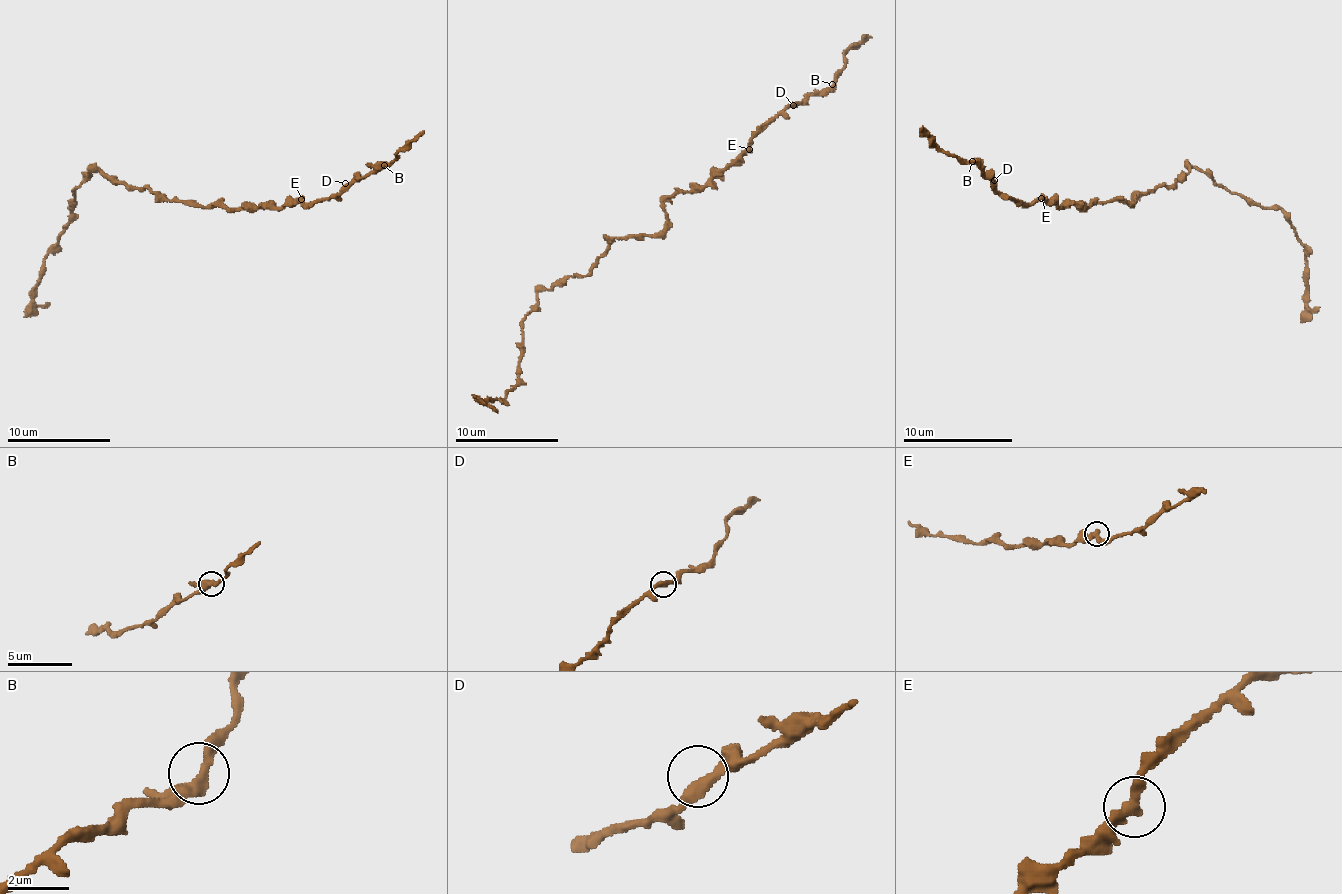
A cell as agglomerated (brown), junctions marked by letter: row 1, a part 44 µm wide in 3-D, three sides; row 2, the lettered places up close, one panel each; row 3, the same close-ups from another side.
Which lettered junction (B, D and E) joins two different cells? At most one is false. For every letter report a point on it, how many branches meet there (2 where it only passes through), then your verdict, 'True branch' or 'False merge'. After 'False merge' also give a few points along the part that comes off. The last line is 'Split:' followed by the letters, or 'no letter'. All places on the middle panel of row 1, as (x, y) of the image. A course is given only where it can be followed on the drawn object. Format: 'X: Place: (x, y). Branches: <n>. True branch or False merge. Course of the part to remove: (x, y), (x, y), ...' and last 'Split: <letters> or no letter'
B: Place: (832, 84). Branches: 2. True branch
D: Place: (793, 105). Branches: 2. True branch
E: Place: (749, 149). Branches: 2. True branch
Split: no letter

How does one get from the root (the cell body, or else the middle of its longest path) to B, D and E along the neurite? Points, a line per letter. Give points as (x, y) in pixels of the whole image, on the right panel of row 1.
B: (1133, 202), (1128, 205), (1122, 200), (1106, 200), (1079, 208), (1046, 205), (1040, 200), (1008, 200), (972, 161)
D: (1133, 202), (1106, 200), (1087, 208), (1046, 205), (1040, 200), (1021, 202), (1008, 200), (994, 180)
E: (1133, 202), (1128, 205), (1122, 200), (1106, 200), (1079, 208), (1049, 205), (1040, 197)

